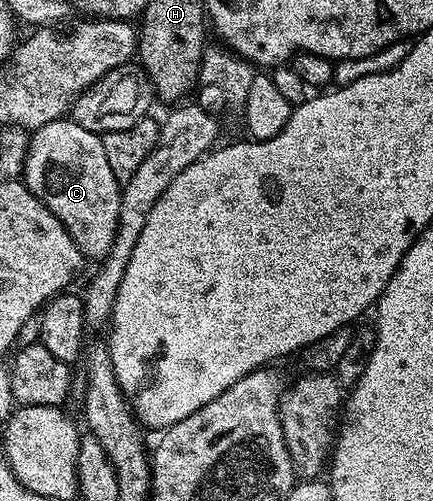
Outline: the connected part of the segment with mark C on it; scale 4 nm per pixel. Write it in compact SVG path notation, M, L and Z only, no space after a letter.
M69 117L57 118L44 124L29 135L26 143L26 163L21 177L26 187L61 220L62 226L80 248L83 259L100 260L108 256L112 242L116 240L116 228L120 220L122 186L116 180L111 166L108 165L108 156L104 156L102 135L93 134L80 127Z

